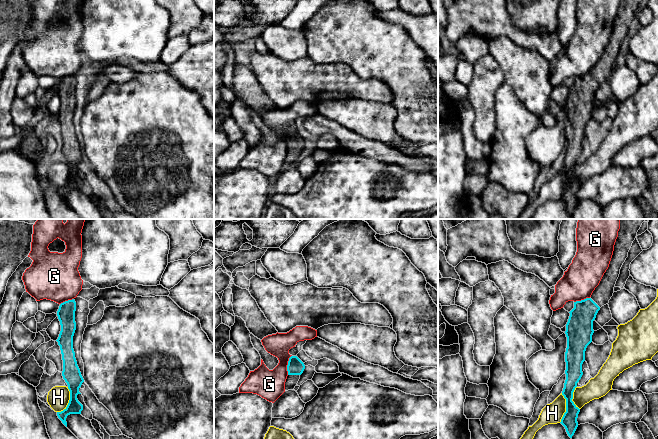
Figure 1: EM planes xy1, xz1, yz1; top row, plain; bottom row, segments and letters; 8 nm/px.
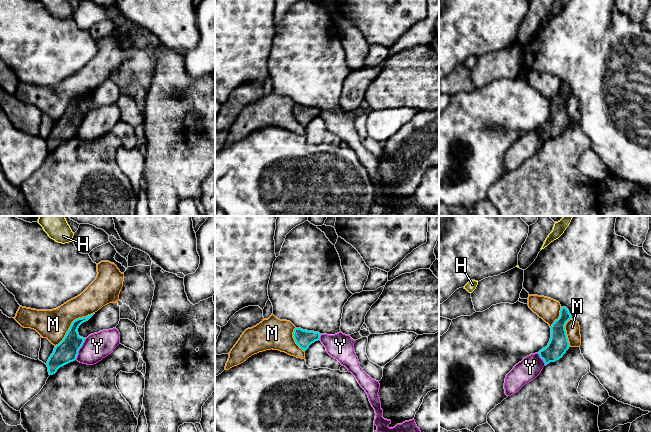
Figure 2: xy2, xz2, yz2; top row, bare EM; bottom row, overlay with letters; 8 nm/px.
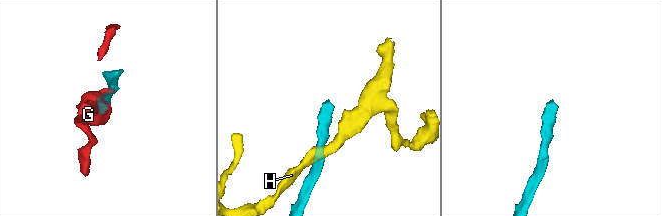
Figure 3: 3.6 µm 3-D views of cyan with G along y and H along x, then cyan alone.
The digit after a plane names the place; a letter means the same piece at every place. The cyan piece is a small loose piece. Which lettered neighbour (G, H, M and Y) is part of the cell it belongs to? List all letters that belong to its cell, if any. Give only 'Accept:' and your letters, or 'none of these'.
Accept: none of these

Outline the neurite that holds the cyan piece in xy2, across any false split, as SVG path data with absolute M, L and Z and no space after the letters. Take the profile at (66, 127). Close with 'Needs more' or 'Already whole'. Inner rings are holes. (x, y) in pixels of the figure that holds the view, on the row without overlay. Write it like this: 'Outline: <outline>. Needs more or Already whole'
Outline: M94 90L78 94L72 98L65 113L55 122L46 139L49 151L55 150L60 143L76 136L78 127L86 115L80 113L77 106L82 99L88 97Z. Already whole

